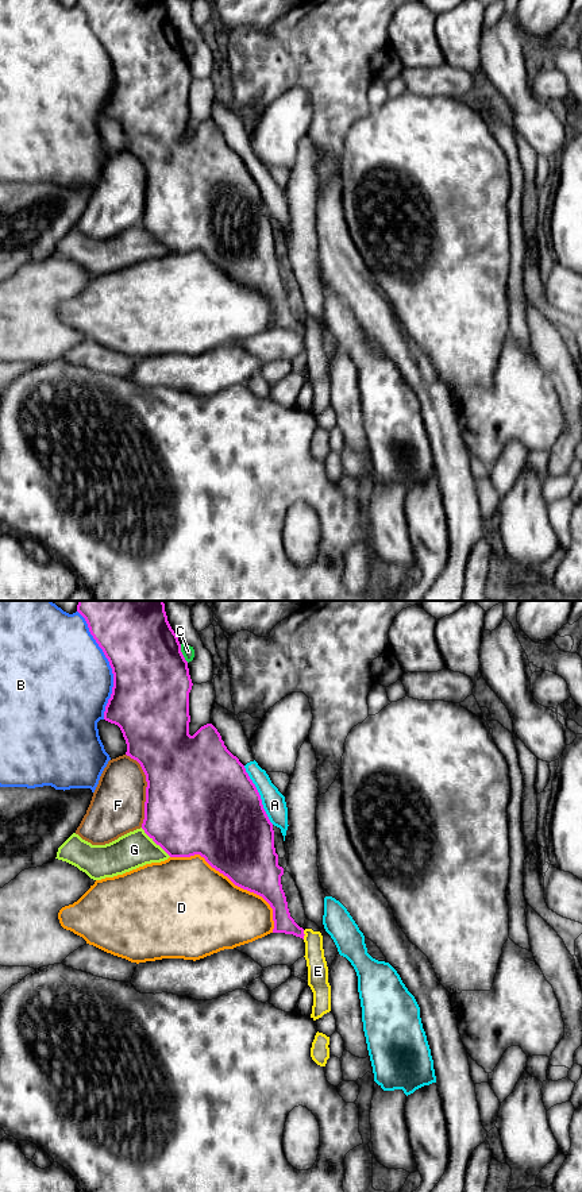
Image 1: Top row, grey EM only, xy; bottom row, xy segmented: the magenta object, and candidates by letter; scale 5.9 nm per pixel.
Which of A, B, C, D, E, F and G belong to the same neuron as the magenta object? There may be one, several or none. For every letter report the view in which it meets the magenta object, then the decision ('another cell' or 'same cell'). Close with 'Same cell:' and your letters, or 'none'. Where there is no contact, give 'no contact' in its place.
A: contact in xy; another cell
B: contact in xy; another cell
C: contact in xy; another cell
D: contact in xy; another cell
E: contact in xy; another cell
F: contact in xy; another cell
G: contact in xy; another cell
Same cell: none

